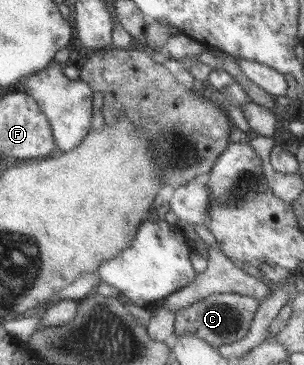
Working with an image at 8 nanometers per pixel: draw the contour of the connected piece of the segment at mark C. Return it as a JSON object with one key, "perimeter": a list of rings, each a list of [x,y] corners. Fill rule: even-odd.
{"perimeter":[[[236,293],[211,294],[202,300],[189,304],[176,311],[174,318],[174,336],[194,335],[215,348],[222,344],[238,342],[248,330],[250,322],[258,308],[259,301],[254,297]]]}

